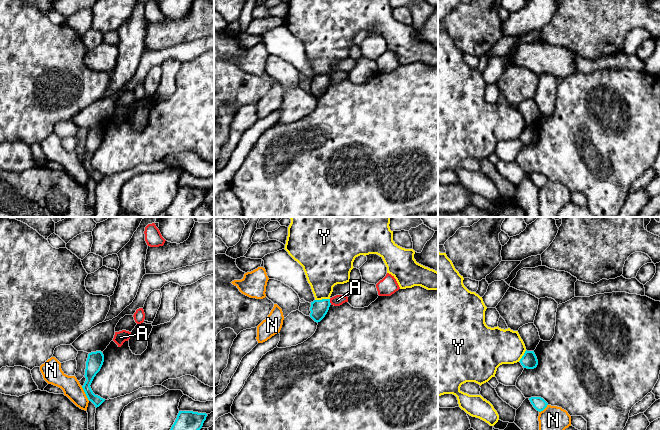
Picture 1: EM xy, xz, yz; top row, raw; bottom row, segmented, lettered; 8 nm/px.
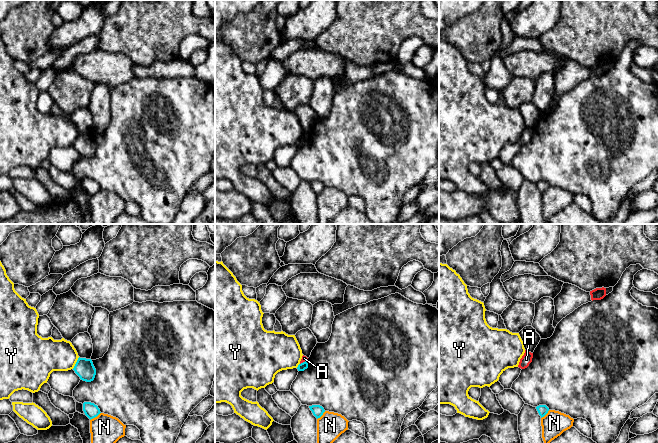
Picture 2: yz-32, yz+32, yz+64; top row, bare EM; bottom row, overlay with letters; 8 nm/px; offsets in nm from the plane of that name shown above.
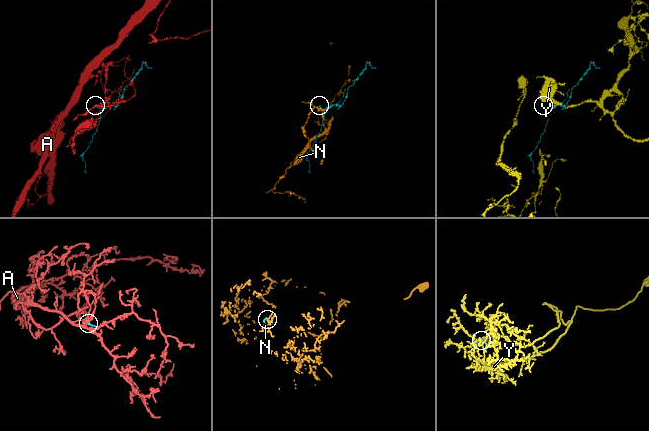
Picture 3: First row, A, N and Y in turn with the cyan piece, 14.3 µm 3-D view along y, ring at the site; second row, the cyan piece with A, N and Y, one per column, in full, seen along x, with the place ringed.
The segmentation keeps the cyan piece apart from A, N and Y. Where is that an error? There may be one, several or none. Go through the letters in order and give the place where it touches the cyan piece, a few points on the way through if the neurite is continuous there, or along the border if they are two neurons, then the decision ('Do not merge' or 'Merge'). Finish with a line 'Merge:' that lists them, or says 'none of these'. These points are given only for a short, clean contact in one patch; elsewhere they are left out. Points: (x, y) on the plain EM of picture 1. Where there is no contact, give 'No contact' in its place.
A: Touches cyan at xz (329, 78). Boundary: xz (329, 75), (331, 80). Do not merge
N: Touches cyan at xy (85, 169). Do not merge
Y: Touches cyan at xz (322, 75). Do not merge
Merge: none of these

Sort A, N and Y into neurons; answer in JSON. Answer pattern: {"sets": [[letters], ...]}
{"sets": [["A"], ["N"], ["Y"]]}

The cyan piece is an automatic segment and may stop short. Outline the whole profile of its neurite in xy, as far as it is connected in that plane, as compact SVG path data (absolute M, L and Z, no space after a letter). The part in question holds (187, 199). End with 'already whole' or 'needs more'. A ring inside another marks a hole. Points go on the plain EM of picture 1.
M179 187L165 214L168 217L193 217L194 210L202 204L206 193L206 189Z; already whole

